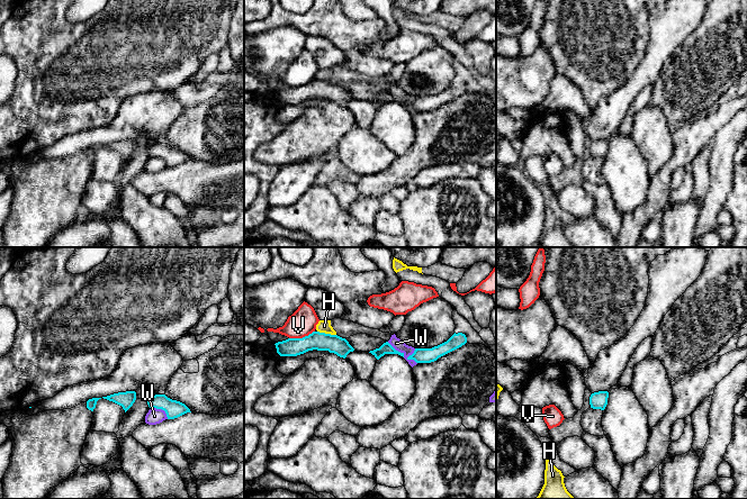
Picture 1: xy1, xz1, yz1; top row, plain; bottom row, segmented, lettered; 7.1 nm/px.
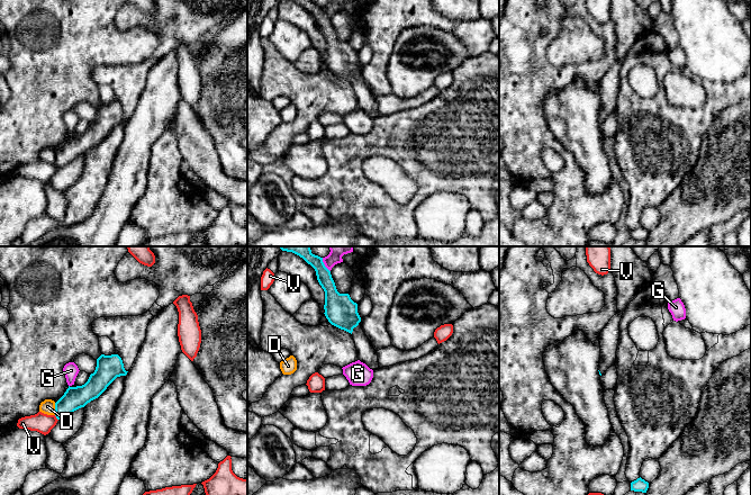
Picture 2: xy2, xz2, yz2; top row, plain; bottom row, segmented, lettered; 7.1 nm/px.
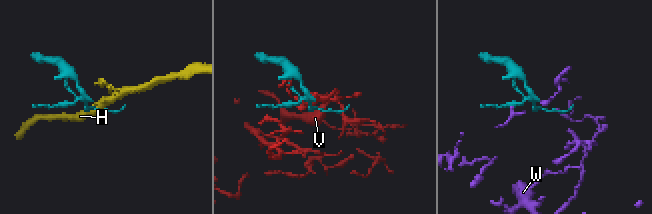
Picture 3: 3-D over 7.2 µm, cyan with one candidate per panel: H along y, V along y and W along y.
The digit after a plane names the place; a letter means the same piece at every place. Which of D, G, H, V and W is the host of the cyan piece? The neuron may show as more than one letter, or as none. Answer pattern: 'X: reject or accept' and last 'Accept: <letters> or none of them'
D: reject
G: reject
H: reject
V: reject
W: reject
Accept: none of them

